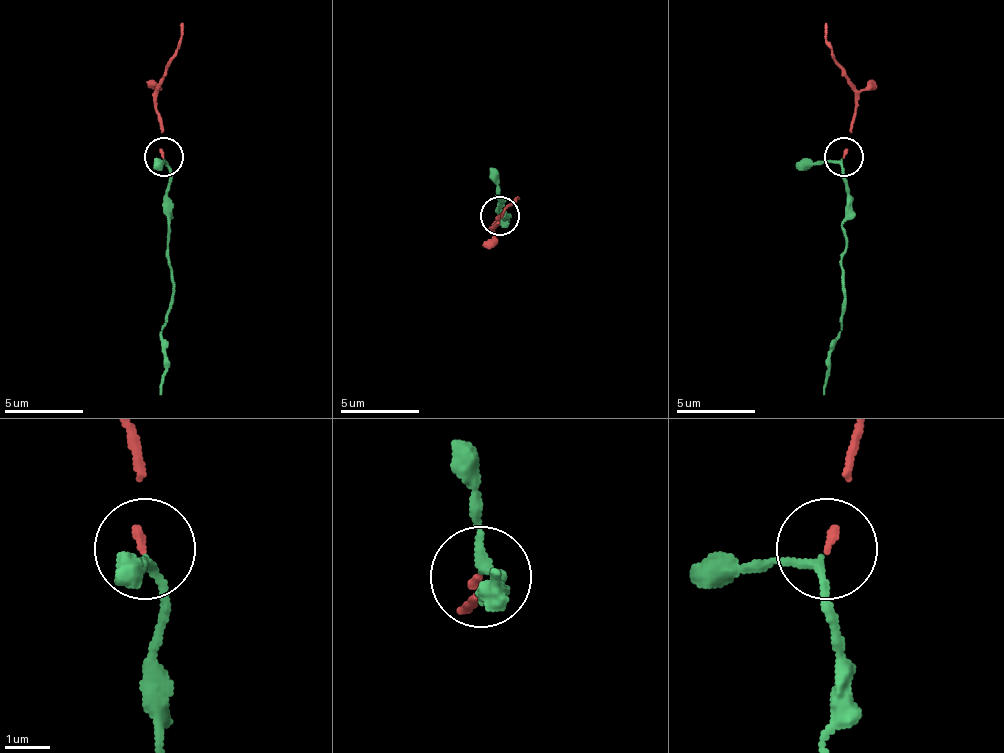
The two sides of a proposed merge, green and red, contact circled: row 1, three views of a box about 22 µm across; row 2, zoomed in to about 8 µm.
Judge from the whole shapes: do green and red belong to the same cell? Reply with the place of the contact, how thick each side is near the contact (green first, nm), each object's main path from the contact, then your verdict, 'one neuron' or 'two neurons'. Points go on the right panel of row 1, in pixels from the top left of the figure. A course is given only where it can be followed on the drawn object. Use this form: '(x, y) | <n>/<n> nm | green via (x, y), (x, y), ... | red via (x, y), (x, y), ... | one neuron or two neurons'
(843, 156) | 170/150 nm | green via (842, 159), (846, 254), (842, 329), (823, 395) | red via (842, 155), (854, 85), (827, 45), (827, 22) | one neuron

